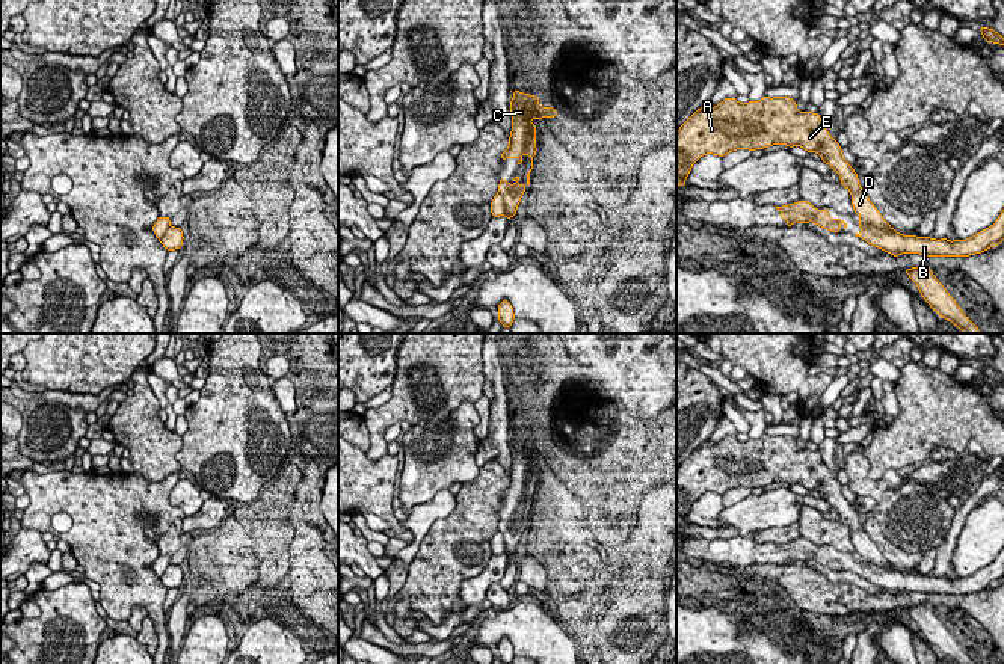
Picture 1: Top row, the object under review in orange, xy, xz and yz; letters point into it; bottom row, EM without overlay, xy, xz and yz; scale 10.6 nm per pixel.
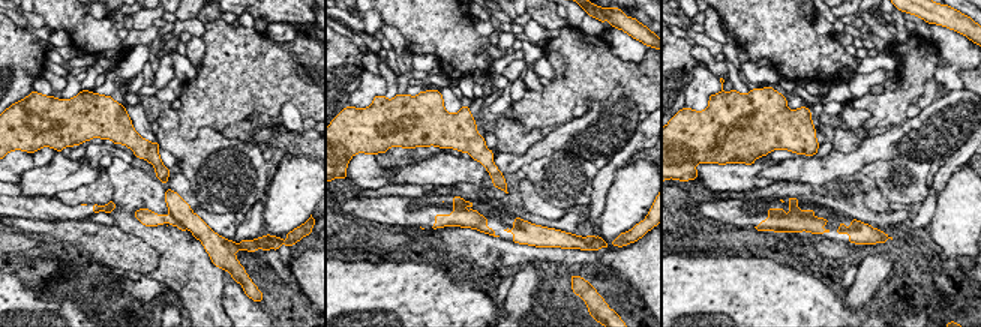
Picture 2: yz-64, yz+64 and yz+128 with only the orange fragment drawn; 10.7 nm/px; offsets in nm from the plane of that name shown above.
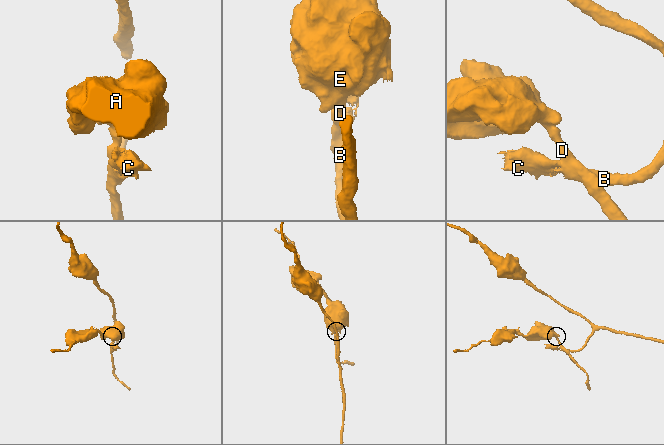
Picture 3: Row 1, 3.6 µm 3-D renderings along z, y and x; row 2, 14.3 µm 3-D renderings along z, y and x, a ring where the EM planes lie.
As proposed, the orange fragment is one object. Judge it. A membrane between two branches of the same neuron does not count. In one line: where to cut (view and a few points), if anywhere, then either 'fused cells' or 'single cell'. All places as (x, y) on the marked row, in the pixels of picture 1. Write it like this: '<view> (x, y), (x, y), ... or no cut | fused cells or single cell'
yz (861, 218), (877, 228), (894, 231) | fused cells

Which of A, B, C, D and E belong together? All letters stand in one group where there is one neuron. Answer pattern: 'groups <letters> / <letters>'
groups A D E / B C

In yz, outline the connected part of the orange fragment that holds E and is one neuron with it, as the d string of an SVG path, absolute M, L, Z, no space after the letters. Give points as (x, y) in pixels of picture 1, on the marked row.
M762 97L759 101L738 103L735 98L725 98L720 104L698 109L676 131L676 186L685 186L691 166L705 154L719 157L735 149L764 149L771 145L802 146L808 152L817 152L841 177L841 184L852 193L855 213L877 229L892 232L889 223L882 217L868 196L859 186L858 174L842 157L842 149L826 130L818 112L799 112L796 100L788 97Z

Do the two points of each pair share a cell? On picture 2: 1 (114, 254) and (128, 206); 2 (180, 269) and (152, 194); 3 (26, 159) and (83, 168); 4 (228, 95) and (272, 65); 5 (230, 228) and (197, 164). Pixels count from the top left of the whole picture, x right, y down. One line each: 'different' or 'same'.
1: different
2: same
3: different
4: same
5: different

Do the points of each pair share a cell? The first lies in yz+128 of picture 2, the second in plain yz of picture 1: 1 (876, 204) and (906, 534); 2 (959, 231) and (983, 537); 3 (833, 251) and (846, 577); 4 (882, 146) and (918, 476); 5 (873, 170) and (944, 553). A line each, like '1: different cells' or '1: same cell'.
1: different cells
2: same cell
3: different cells
4: same cell
5: different cells

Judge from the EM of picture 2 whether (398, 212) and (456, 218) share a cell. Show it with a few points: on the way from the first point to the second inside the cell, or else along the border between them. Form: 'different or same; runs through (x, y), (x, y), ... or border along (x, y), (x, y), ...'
same; runs through (413, 213), (441, 210)

